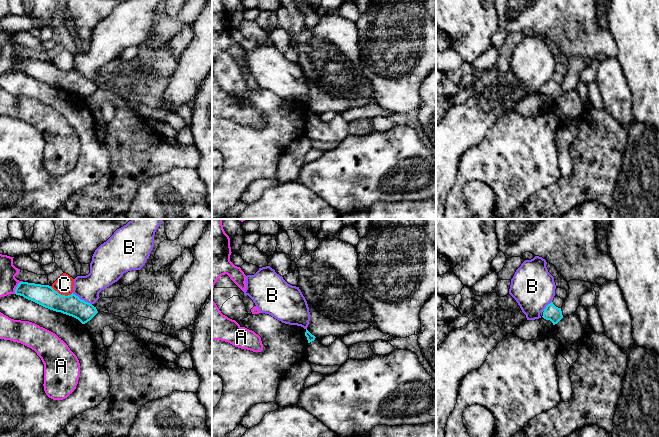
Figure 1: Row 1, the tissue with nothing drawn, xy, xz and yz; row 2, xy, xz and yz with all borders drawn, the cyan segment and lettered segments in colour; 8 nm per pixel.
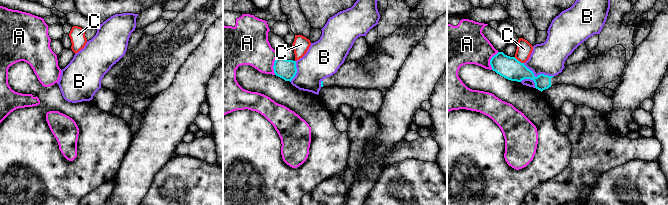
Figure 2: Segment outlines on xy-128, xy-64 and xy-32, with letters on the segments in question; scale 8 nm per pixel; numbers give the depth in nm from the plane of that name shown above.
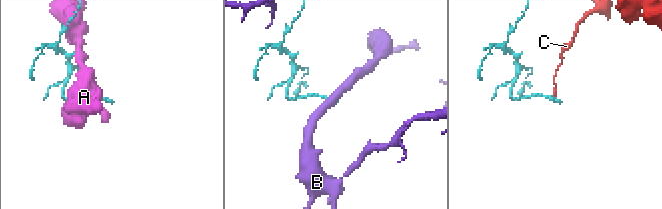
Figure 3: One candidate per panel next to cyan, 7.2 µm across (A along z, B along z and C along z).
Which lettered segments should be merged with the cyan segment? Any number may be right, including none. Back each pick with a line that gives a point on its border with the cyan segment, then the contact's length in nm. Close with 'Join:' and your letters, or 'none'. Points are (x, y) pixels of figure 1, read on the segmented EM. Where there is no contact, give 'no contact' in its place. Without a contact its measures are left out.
Join: none

